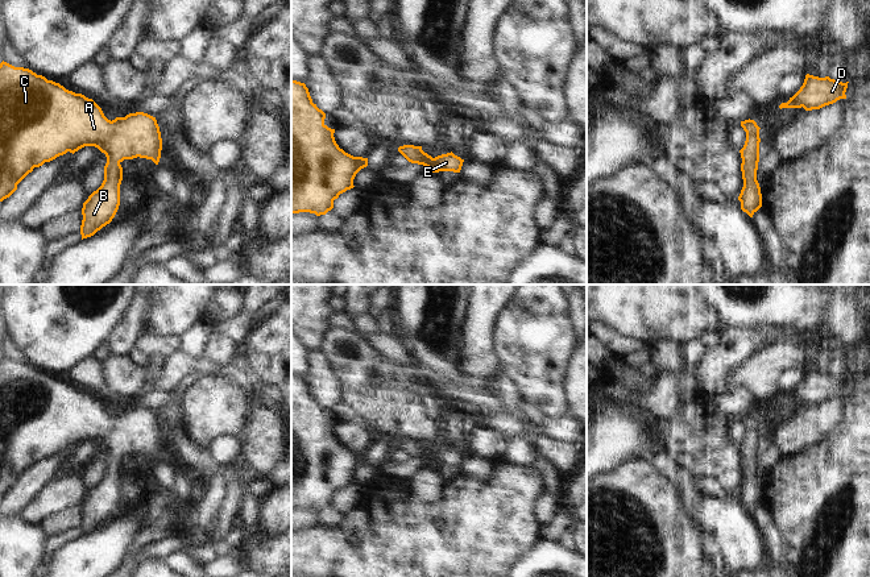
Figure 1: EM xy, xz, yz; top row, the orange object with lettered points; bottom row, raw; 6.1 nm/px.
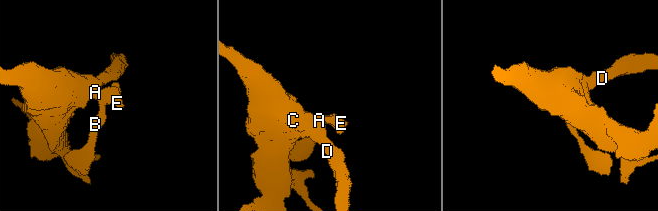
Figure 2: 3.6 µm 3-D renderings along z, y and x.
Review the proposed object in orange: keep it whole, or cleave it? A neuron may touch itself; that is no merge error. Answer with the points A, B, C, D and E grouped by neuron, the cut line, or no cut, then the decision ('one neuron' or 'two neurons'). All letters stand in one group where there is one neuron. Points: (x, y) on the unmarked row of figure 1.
A B C D E | no cut | one neuron

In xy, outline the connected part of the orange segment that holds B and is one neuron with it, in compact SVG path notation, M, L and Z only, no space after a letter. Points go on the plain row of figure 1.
M7 357L0 358L0 497L9 493L17 480L33 466L34 462L42 461L67 447L75 448L84 441L95 441L107 452L104 461L104 476L83 498L82 503L82 535L94 531L103 522L109 519L120 501L120 480L123 476L121 457L124 454L146 453L158 460L162 445L162 433L156 412L136 407L125 412L108 415L102 403L82 389L66 385L59 378L47 375L29 364L14 362Z

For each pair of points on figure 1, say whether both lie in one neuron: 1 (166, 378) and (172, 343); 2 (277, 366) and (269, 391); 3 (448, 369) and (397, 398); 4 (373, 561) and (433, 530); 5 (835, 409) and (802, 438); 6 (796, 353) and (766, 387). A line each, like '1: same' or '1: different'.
1: different
2: different
3: different
4: same
5: same
6: same

